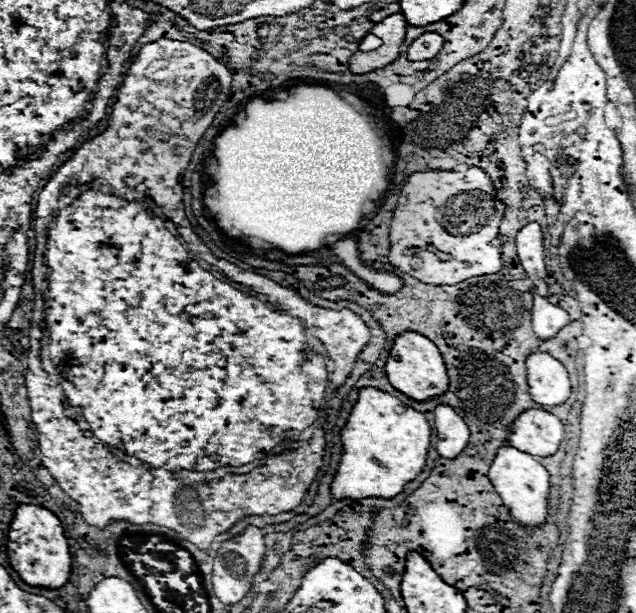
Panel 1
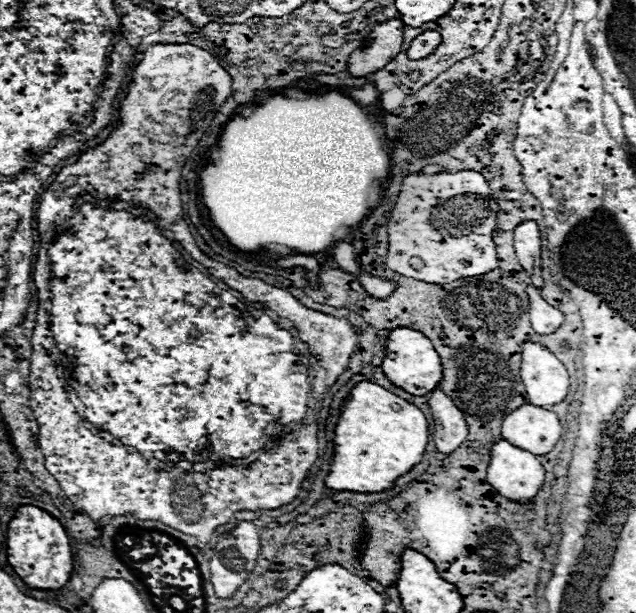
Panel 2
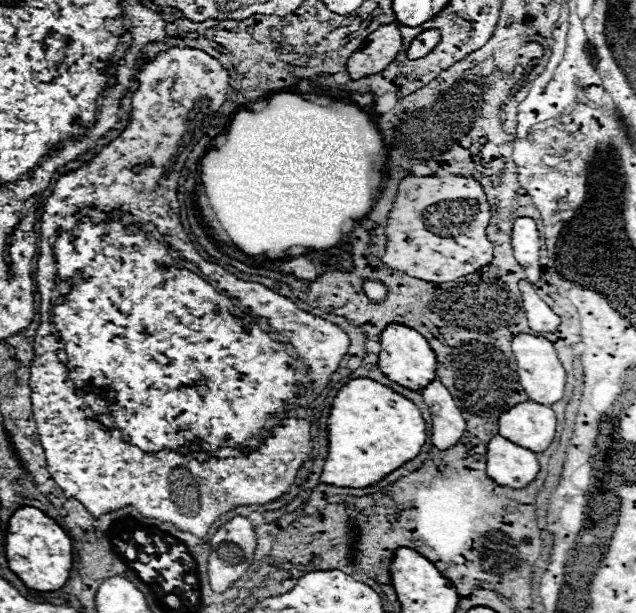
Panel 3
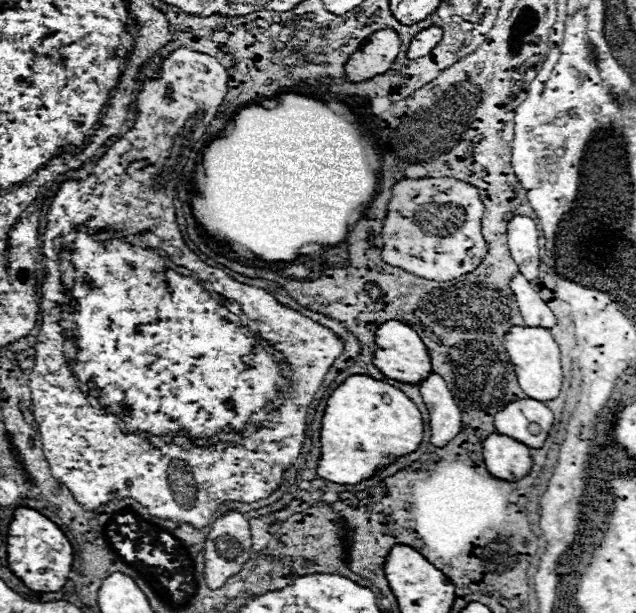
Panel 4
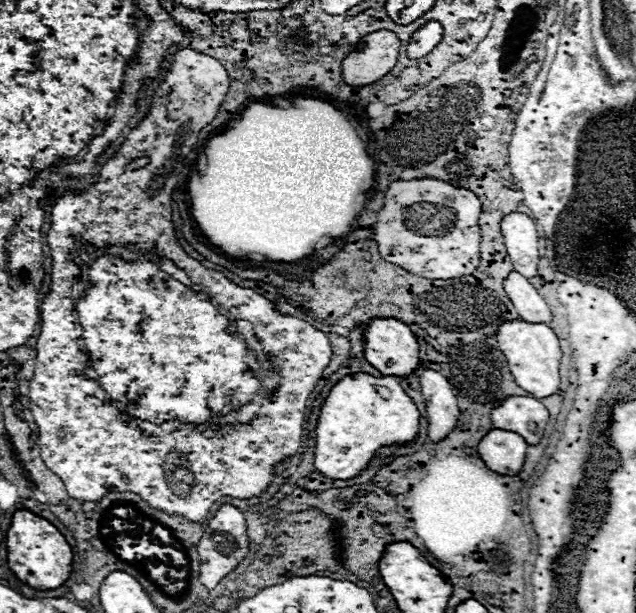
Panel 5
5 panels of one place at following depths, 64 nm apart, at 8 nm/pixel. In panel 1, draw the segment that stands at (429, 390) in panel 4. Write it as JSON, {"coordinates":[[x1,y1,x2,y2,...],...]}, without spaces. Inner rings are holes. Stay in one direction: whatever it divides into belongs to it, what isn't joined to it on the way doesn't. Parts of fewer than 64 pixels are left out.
{"coordinates":[[438,404,434,408,434,426,436,426,436,450,442,458,454,458,464,450,470,438,466,422,452,410,448,404]]}

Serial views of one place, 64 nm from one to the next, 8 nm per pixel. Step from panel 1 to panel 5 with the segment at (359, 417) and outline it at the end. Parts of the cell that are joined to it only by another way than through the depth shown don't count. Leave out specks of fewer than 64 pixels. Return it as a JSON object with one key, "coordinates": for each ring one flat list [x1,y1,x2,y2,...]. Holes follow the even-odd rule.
{"coordinates":[[366,372,348,374,342,380,338,380,338,384,328,392,328,396,320,408,320,416,318,416,318,424,316,424,314,468,332,480,354,478,360,470,364,470,368,466,368,462,374,456,378,446,386,446,386,444,394,444,394,442,406,444,412,438,416,438,418,420,420,420,420,412,414,406,412,398,398,384,396,376,376,378]]}

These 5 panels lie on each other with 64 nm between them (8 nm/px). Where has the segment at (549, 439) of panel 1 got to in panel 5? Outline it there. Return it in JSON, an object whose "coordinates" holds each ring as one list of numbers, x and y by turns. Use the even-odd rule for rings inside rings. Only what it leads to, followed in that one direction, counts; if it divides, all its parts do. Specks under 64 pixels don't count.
{"coordinates":[[508,396,490,414,494,428,516,432,528,444,540,442,548,416,544,404,532,396]]}

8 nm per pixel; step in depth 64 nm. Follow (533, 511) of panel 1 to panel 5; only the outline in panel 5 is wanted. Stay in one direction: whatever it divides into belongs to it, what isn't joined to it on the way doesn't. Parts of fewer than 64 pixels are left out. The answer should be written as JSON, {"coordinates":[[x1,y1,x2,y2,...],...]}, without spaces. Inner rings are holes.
{"coordinates":[[494,428,480,440,478,454,490,470,514,476,524,464,526,448,528,444,516,432]]}

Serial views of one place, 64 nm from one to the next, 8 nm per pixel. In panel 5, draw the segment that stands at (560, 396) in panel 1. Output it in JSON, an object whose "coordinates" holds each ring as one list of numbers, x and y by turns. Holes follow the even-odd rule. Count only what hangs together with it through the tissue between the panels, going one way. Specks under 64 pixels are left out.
{"coordinates":[[512,320,512,322,500,322,498,332,496,332,496,340,498,346,502,350,502,354,508,360,508,368,514,376,514,380,534,398,544,398,550,396,558,390,560,384,560,358,562,358,562,350,558,344,558,338,554,334,554,330,546,324,532,324,532,322,524,322,524,320]]}

